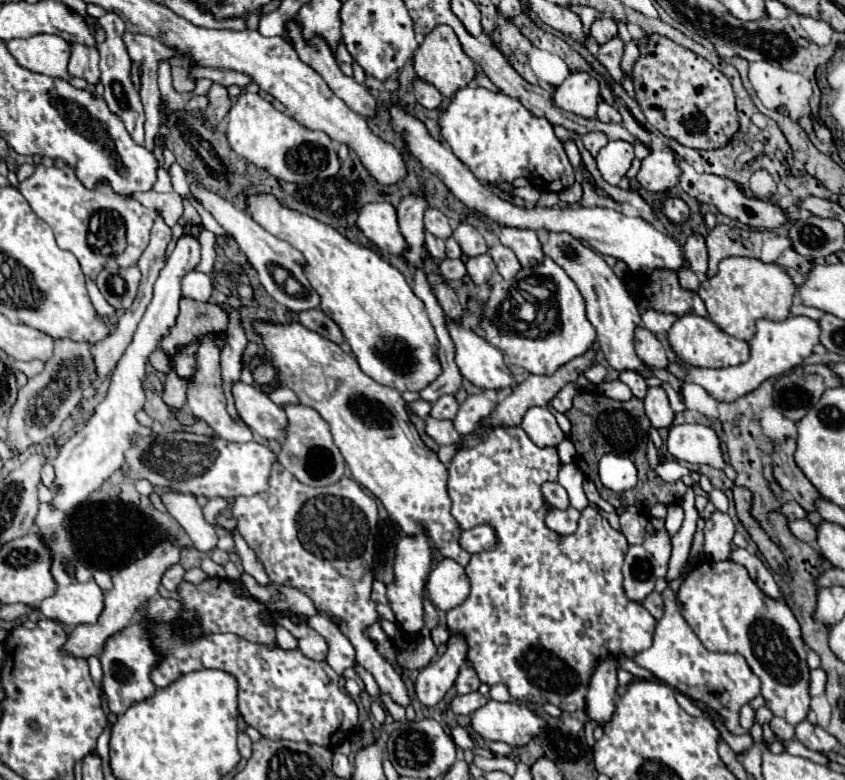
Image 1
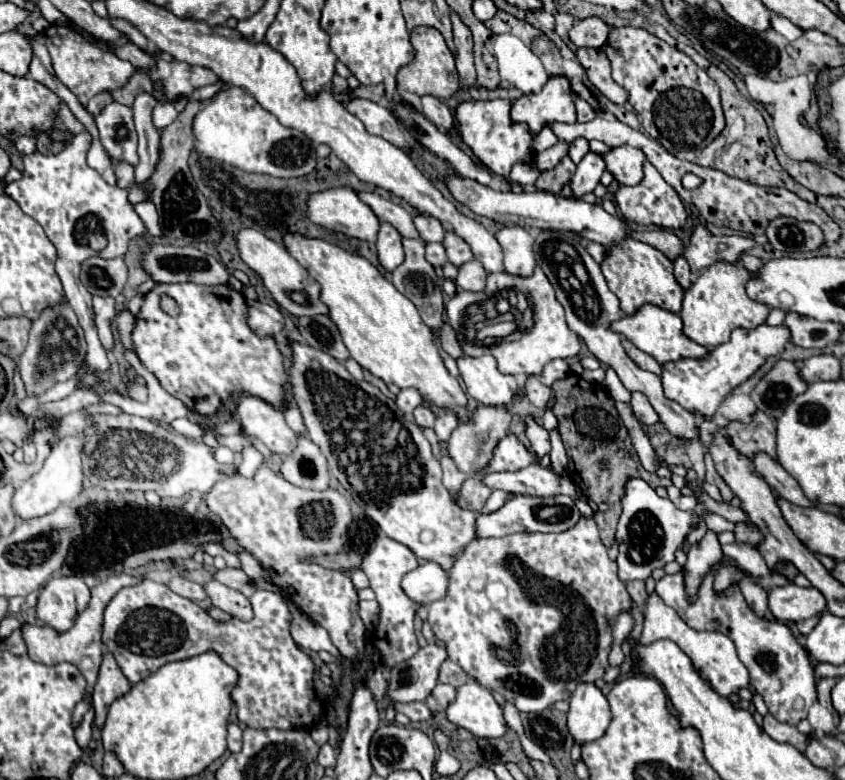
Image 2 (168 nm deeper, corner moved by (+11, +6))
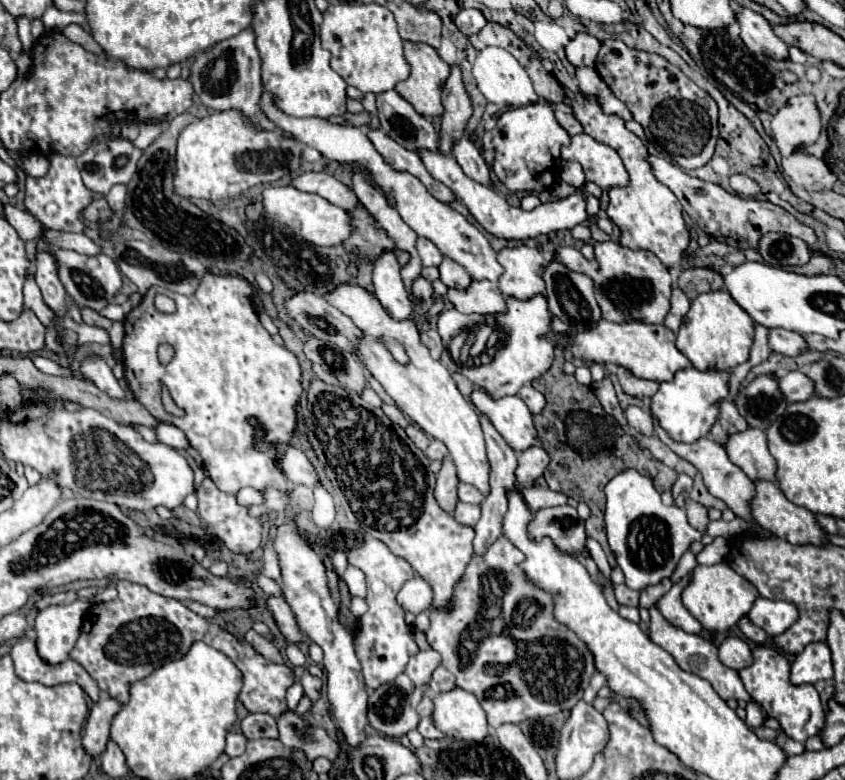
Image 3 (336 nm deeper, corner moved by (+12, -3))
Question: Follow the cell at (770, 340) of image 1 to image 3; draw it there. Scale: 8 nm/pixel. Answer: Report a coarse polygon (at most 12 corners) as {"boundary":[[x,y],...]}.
{"boundary":[[678,370],[650,410],[670,438],[696,442],[718,420],[732,370]]}

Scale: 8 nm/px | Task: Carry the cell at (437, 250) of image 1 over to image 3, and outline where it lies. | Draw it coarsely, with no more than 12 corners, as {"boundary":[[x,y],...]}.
{"boundary":[[306,172],[294,188],[354,212],[354,190],[330,174]]}

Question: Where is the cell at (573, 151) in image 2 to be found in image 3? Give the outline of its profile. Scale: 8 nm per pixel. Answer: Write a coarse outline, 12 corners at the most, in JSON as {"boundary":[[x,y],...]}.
{"boundary":[[564,162],[560,178],[576,188],[584,180],[580,164]]}

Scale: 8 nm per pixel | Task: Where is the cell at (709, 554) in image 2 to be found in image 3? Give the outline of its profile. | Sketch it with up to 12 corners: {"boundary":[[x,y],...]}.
{"boundary":[[686,574],[660,598],[658,610],[674,626],[700,634],[702,624],[686,612]]}

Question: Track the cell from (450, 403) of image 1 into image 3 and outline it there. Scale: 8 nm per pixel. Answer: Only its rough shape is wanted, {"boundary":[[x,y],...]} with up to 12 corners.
{"boundary":[[416,424],[406,428],[406,434],[412,438],[420,450],[428,448],[426,436]]}

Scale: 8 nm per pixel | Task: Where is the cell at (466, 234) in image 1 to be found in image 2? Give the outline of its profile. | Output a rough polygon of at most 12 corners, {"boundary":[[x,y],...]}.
{"boundary":[[453,231],[445,233],[447,261],[455,267],[473,259],[471,249]]}

